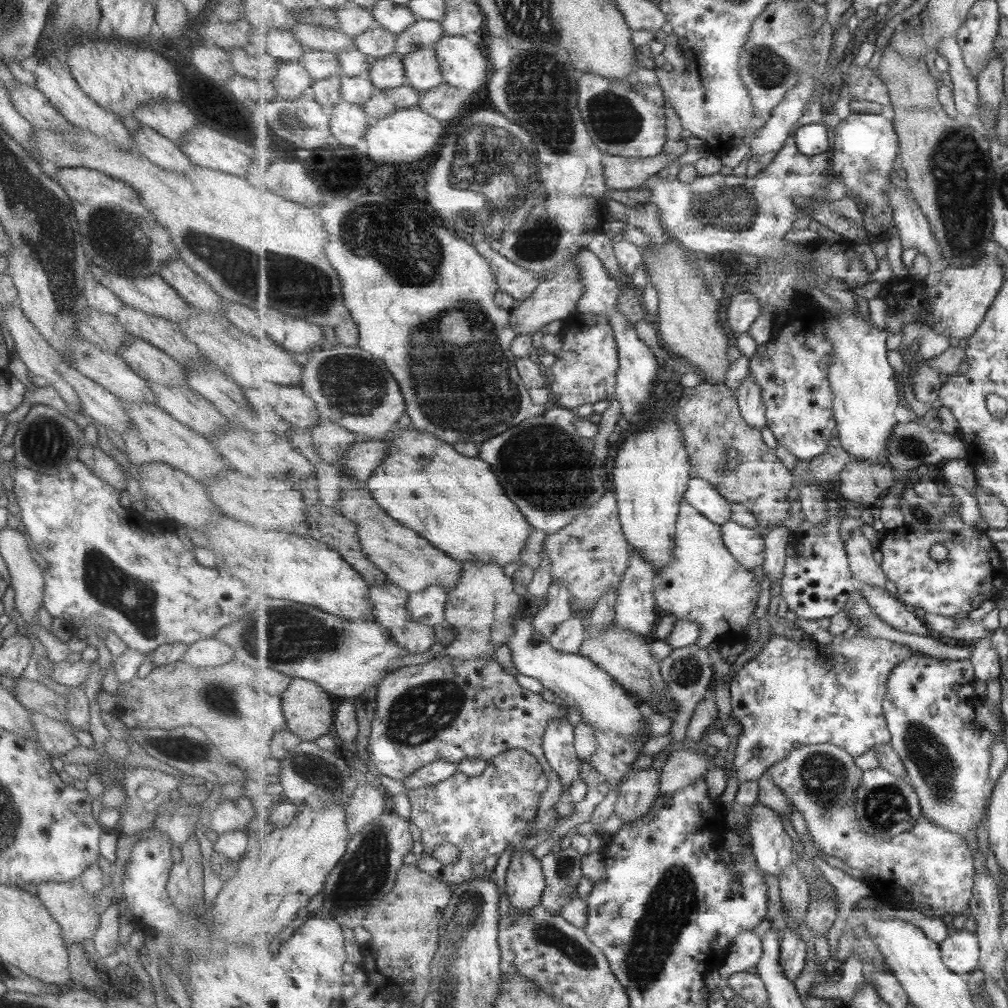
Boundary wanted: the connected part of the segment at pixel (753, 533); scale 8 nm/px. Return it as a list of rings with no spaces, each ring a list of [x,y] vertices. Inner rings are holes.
[[[731,521],[722,527],[727,549],[745,568],[753,571],[764,564],[766,546],[759,528],[747,528]]]

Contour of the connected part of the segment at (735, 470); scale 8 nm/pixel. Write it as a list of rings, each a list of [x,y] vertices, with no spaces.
[[[701,382],[694,387],[685,387],[679,401],[680,411],[677,417],[692,463],[690,479],[703,478],[711,482],[727,502],[745,506],[749,511],[753,510],[753,516],[762,527],[783,524],[791,531],[797,530],[803,524],[805,517],[802,512],[791,515],[789,492],[795,487],[795,477],[789,471],[788,465],[777,456],[776,449],[769,448],[769,445],[765,444],[762,431],[753,428],[744,419],[737,395],[731,393],[724,383],[715,385],[711,382]]]

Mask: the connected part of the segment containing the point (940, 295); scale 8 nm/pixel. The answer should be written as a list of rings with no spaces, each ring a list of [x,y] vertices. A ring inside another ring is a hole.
[[[984,256],[977,264],[967,268],[945,268],[936,274],[932,273],[924,282],[928,300],[930,300],[930,324],[941,336],[958,338],[964,343],[976,334],[977,328],[985,320],[989,307],[1001,287],[1005,286],[1002,264],[996,259]]]

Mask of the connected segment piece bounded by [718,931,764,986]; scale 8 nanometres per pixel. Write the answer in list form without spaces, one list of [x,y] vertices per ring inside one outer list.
[[[743,931],[734,941],[726,954],[723,966],[719,968],[720,985],[727,985],[727,979],[731,974],[745,972],[749,968],[759,965],[763,957],[763,938],[752,931]]]

